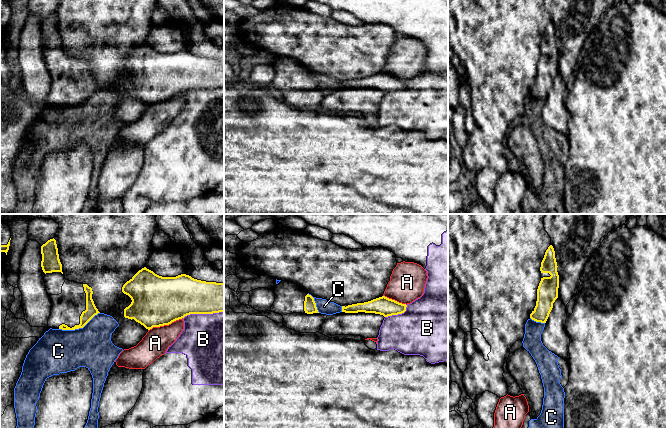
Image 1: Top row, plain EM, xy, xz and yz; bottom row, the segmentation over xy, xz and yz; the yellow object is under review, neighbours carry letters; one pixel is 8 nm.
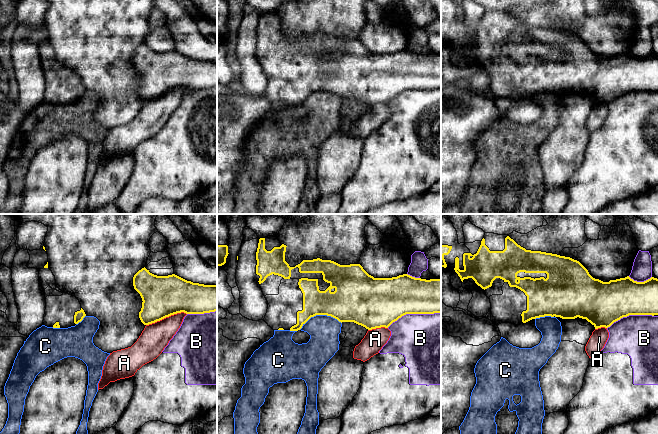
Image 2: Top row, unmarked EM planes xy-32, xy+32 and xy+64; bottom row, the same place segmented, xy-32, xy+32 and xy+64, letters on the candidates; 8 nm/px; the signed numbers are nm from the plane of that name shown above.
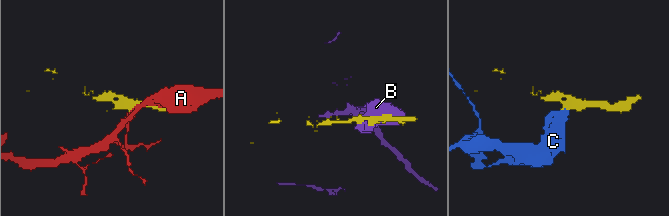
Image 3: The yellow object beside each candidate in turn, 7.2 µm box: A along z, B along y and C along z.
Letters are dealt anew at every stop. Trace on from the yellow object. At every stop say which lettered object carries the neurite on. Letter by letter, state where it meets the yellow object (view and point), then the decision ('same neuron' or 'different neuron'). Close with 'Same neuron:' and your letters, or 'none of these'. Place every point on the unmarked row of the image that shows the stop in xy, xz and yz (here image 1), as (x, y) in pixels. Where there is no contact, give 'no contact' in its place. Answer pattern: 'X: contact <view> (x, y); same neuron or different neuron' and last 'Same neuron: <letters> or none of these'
A: contact xy (165, 100); different neuron
B: contact xy (203, 89); different neuron
C: contact xy (79, 103); different neuron
Same neuron: none of these

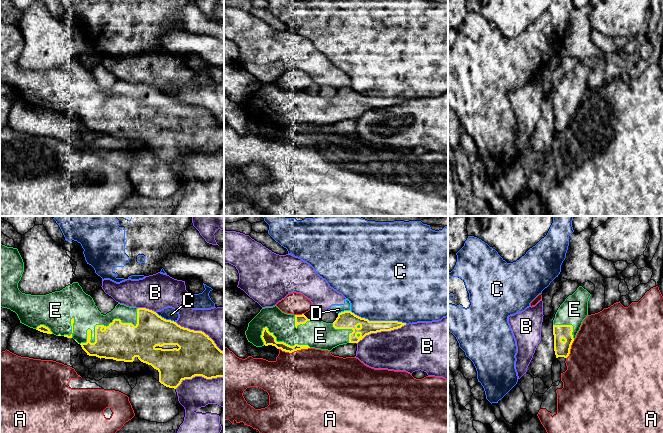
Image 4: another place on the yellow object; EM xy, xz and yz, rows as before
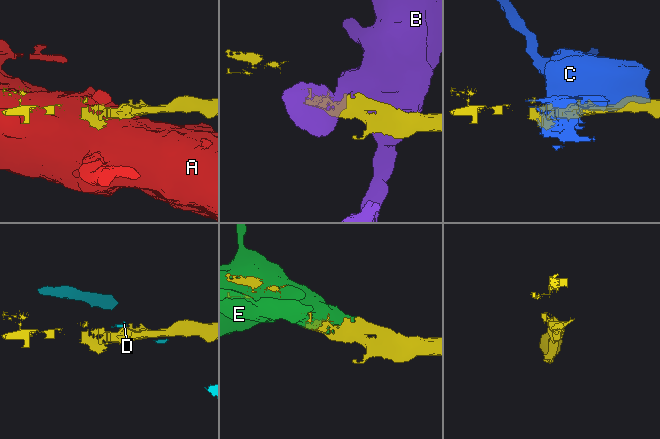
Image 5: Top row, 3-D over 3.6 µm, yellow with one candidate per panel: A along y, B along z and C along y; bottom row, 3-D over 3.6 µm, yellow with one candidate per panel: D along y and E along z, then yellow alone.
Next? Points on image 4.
A: contact xz (294, 126); different neuron
B: contact xy (200, 107); different neuron
C: contact xz (378, 97); different neuron
D: contact xz (344, 87); different neuron
E: contact xy (95, 102); same neuron
Same neuron: E

